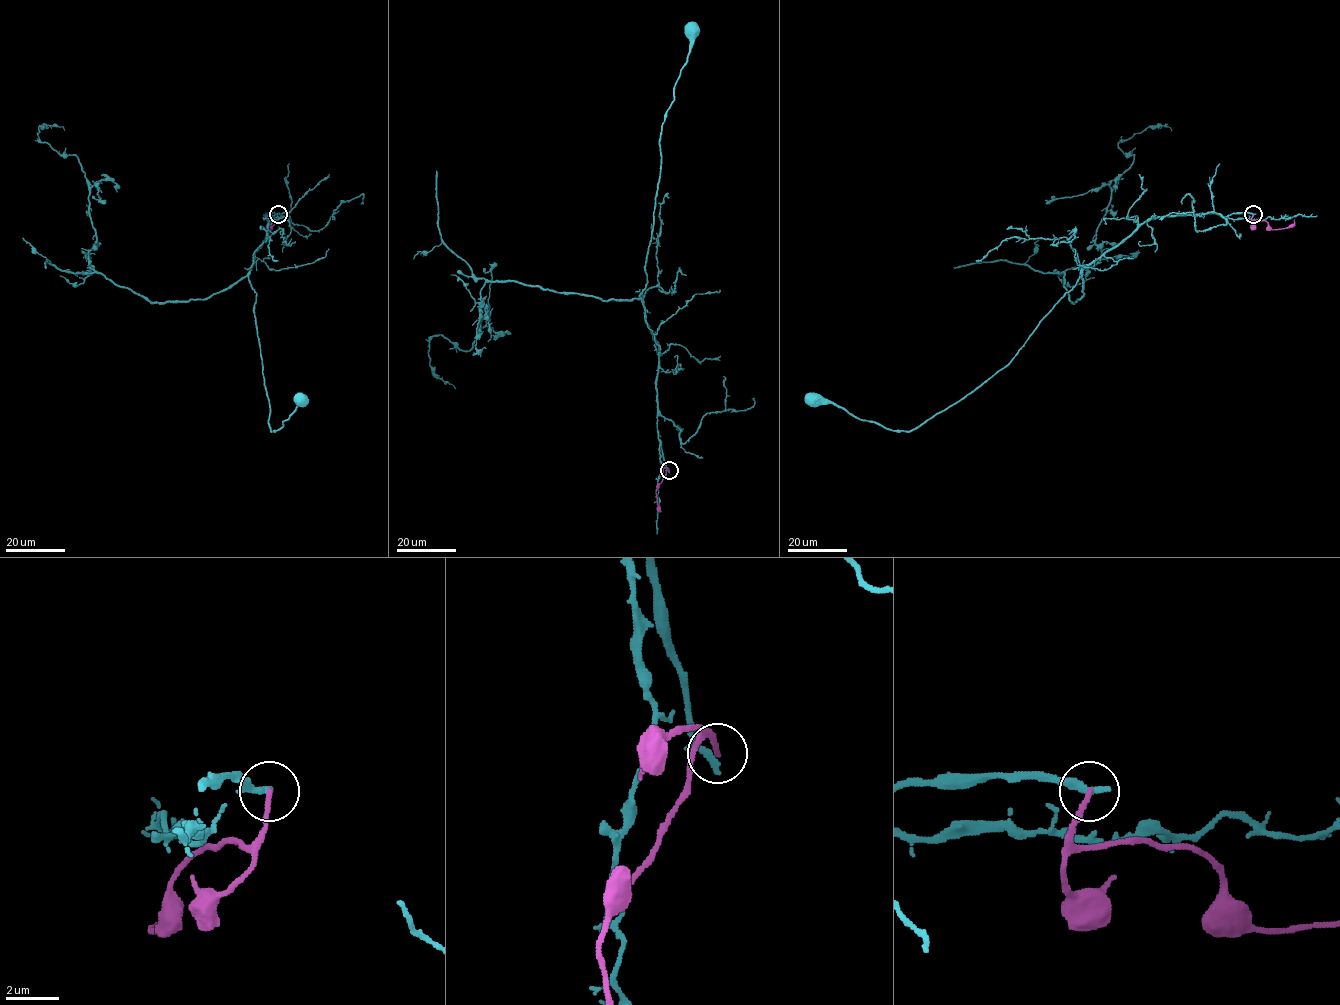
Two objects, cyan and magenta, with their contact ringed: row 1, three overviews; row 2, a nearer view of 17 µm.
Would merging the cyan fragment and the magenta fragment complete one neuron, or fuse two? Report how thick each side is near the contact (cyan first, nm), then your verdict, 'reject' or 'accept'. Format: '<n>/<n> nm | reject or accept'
320/170 nm | reject

